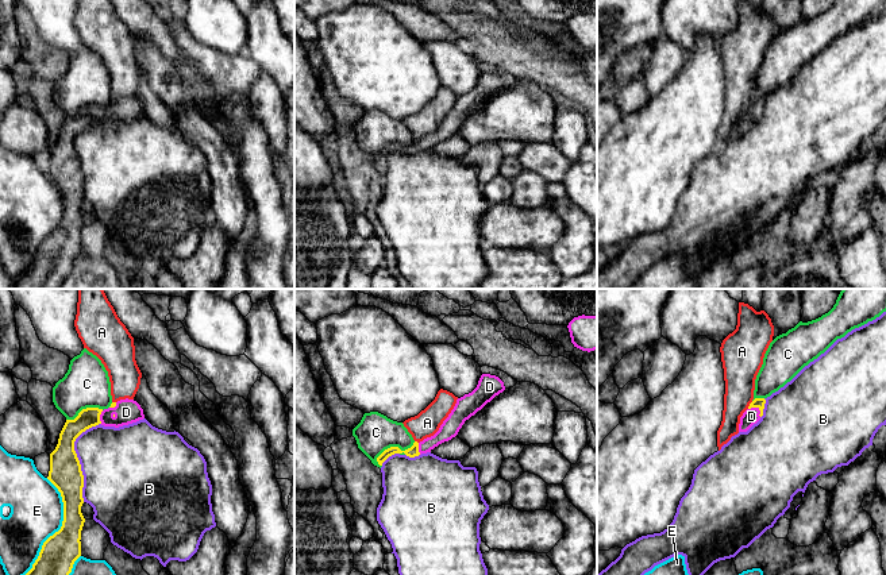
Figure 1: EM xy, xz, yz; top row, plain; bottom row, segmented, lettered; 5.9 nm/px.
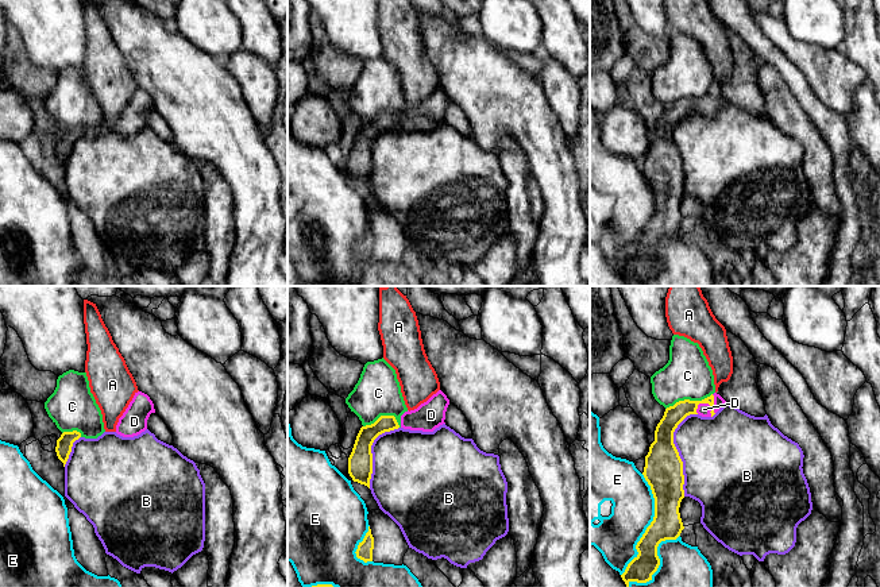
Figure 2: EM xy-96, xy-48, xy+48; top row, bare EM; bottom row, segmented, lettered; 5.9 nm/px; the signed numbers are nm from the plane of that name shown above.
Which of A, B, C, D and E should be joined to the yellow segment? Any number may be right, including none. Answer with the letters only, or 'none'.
D

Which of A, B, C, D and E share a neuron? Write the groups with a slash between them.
A / B C / D / E

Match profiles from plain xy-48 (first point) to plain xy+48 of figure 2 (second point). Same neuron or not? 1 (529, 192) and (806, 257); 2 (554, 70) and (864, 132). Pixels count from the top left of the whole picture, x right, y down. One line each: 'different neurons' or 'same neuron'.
1: different neurons
2: same neuron

